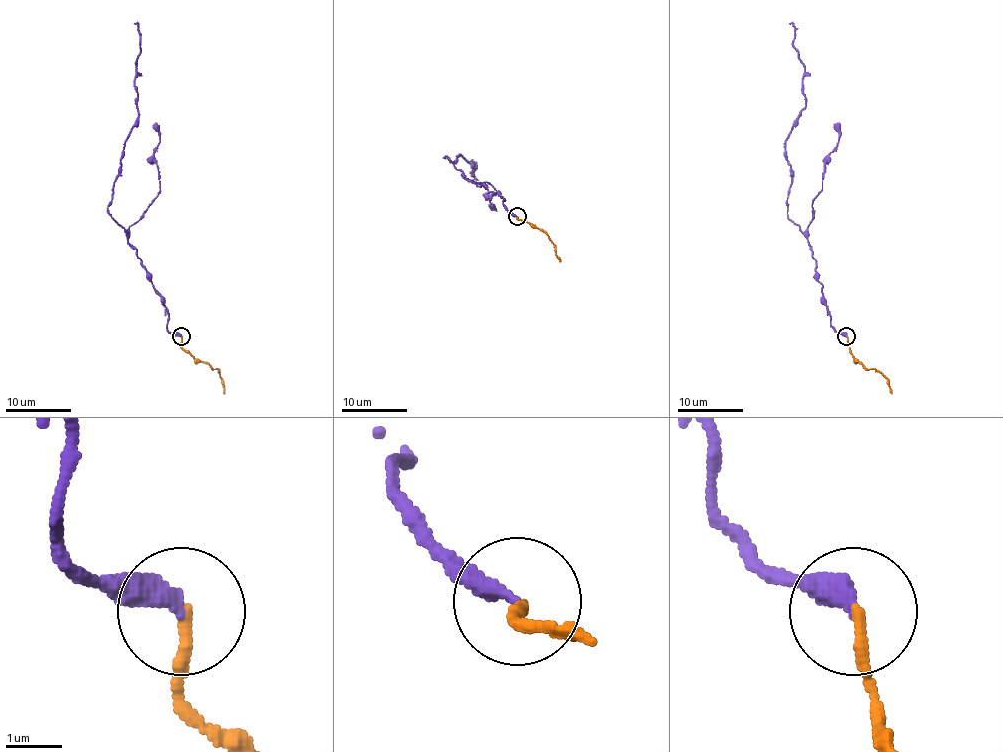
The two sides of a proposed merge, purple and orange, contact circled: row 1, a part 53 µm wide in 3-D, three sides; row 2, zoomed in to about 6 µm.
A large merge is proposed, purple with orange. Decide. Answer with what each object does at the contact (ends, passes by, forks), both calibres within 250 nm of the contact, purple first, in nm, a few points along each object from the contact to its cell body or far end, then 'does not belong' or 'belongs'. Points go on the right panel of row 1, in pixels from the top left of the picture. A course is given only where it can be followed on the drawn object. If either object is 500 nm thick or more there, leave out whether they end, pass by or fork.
purple ends; orange ends; calibres 340 and 200 nm; course purple (846, 337), (830, 324), (812, 245), (787, 216), (791, 167), (786, 141), (805, 105), (804, 63), (789, 24); course orange (846, 337), (849, 350), (866, 368), (877, 371), (887, 379), (892, 394); belongs

